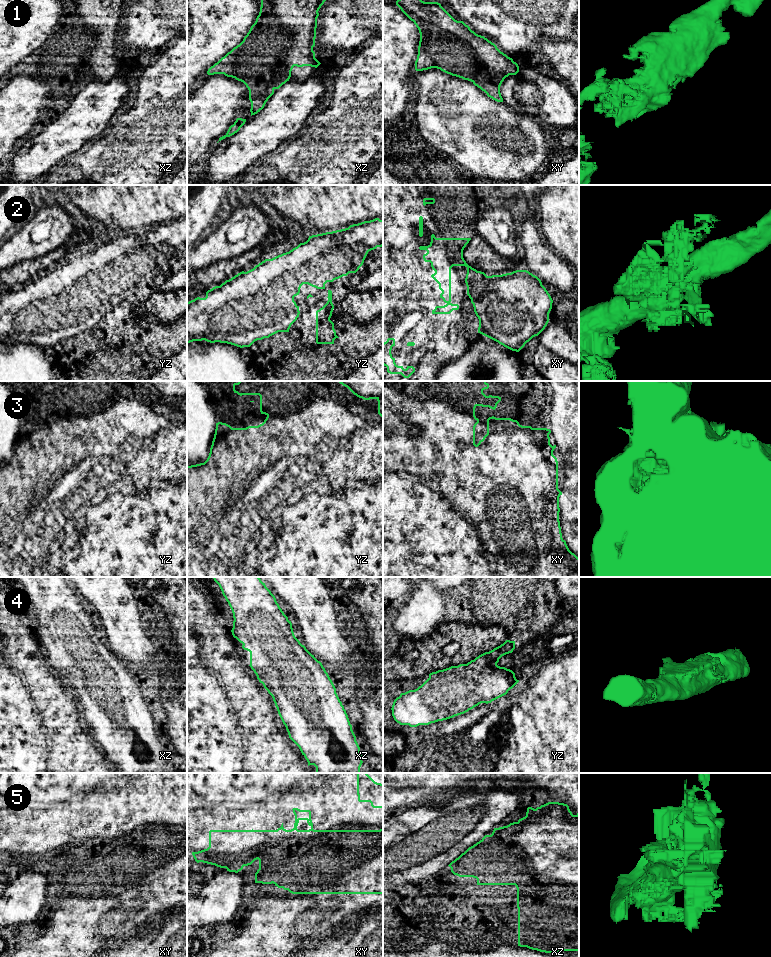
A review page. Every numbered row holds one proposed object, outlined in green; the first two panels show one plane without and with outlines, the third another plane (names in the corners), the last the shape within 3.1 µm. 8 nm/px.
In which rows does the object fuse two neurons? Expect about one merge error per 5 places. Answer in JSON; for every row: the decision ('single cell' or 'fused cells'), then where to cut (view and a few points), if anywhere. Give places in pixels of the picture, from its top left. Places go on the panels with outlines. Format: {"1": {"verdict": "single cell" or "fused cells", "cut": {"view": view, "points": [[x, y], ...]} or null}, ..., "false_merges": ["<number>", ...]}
{"1": {"verdict": "single cell", "cut": null}, "2": {"verdict": "single cell", "cut": null}, "3": {"verdict": "single cell", "cut": null}, "4": {"verdict": "single cell", "cut": null}, "5": {"verdict": "fused cells", "cut": {"view": "xz", "points": [[489, 850], [491, 861], [515, 862], [543, 883], [578, 885]]}}, "false_merges": ["5"]}

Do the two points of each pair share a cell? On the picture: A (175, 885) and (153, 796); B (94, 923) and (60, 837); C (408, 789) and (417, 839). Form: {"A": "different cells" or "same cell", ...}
{"A": "different cells", "B": "different cells", "C": "different cells"}

